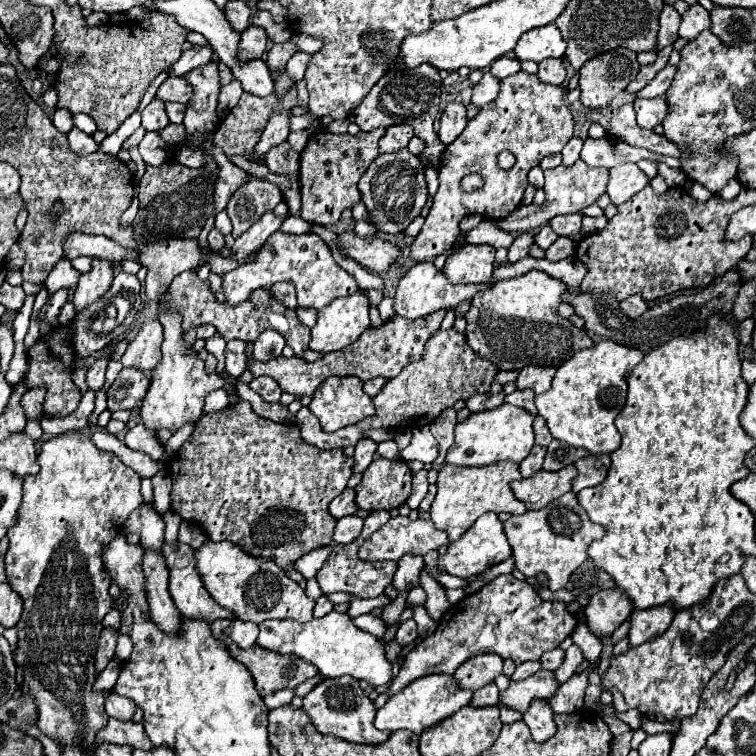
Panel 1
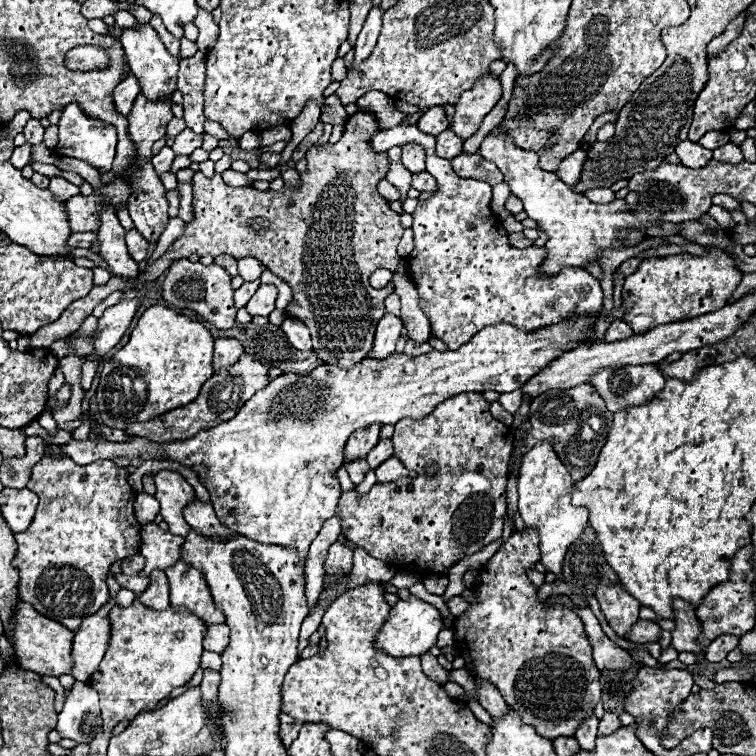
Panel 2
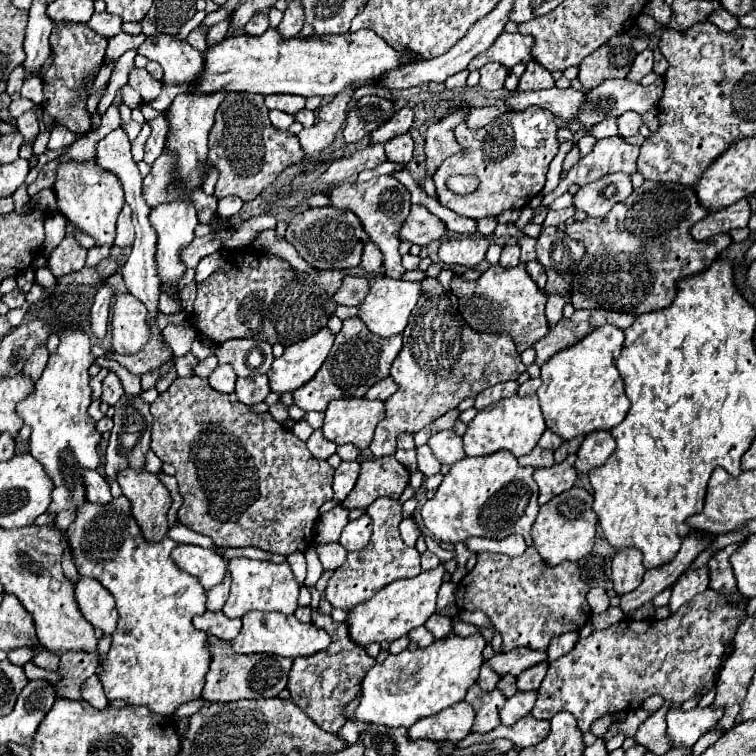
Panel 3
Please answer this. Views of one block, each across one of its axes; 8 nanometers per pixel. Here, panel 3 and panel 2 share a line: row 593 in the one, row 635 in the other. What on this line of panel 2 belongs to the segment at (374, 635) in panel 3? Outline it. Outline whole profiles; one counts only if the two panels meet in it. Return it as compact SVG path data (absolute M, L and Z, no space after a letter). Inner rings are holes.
M408 598L400 600L388 614L388 620L384 622L382 630L376 636L376 648L390 654L390 656L420 656L426 654L432 646L436 646L438 632L444 628L442 616L438 608L432 604L420 600L420 598Z

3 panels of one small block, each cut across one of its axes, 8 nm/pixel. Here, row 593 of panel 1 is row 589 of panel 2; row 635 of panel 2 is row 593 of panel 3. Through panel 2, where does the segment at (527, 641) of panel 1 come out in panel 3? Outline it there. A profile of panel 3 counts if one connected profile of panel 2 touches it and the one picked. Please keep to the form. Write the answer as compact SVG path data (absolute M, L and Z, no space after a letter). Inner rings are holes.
M528 546L524 554L510 558L506 554L478 552L478 562L472 572L468 572L456 586L456 606L460 610L482 610L494 628L502 634L502 652L508 652L516 646L546 650L550 640L564 632L578 632L590 618L590 606L586 602L586 592L590 586L580 580L580 570L576 562L564 562L558 566L548 566L540 554Z

